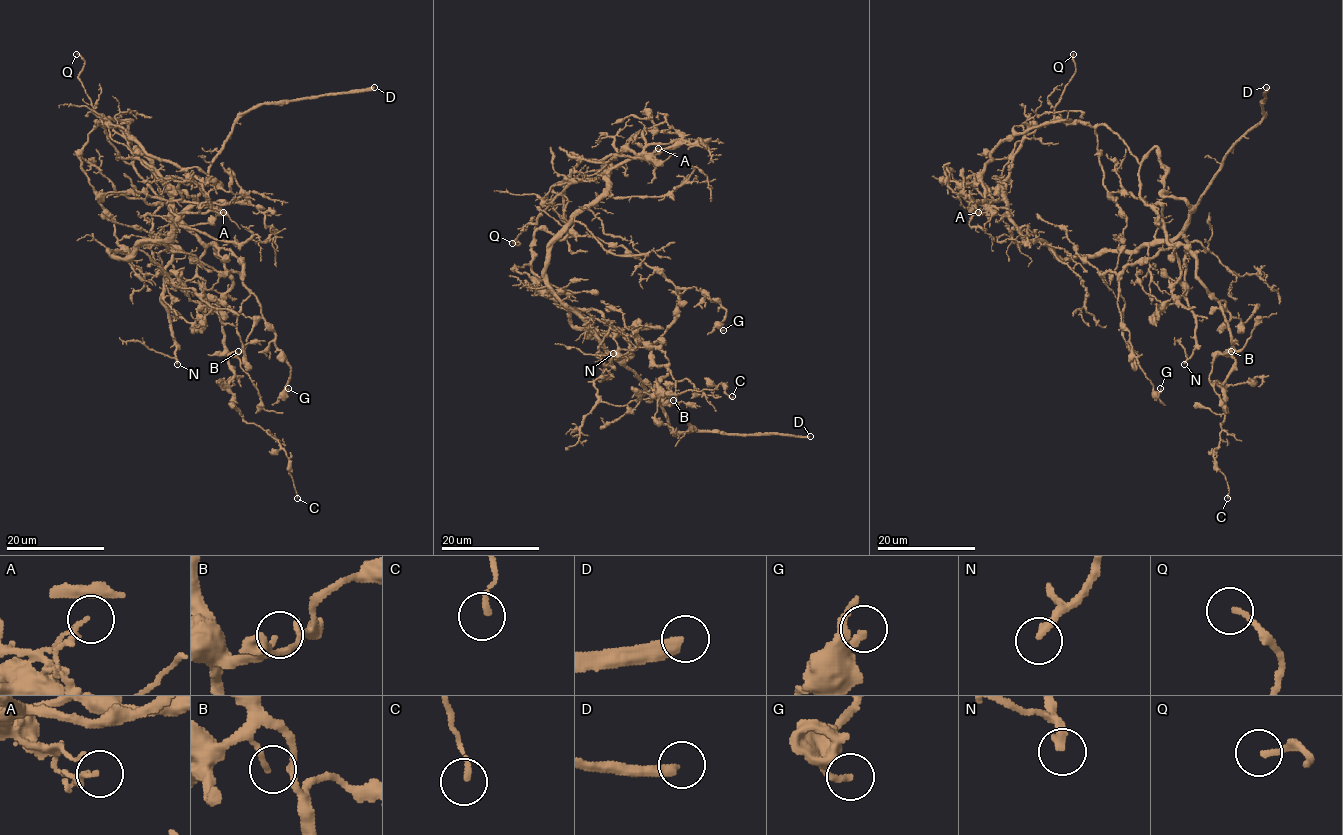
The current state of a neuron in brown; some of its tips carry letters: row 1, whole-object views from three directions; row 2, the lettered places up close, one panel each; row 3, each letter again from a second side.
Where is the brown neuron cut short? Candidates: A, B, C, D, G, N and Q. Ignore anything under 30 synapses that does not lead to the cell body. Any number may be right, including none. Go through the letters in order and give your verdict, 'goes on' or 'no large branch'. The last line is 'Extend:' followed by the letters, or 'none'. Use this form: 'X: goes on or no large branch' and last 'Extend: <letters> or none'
A: no large branch
B: no large branch
C: no large branch
D: goes on
G: no large branch
N: goes on
Q: no large branch
Extend: D, N

